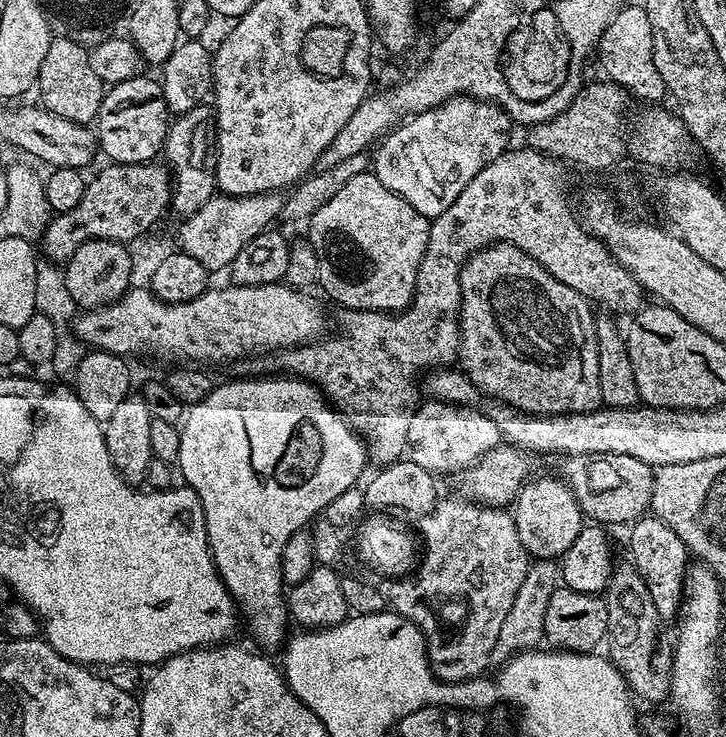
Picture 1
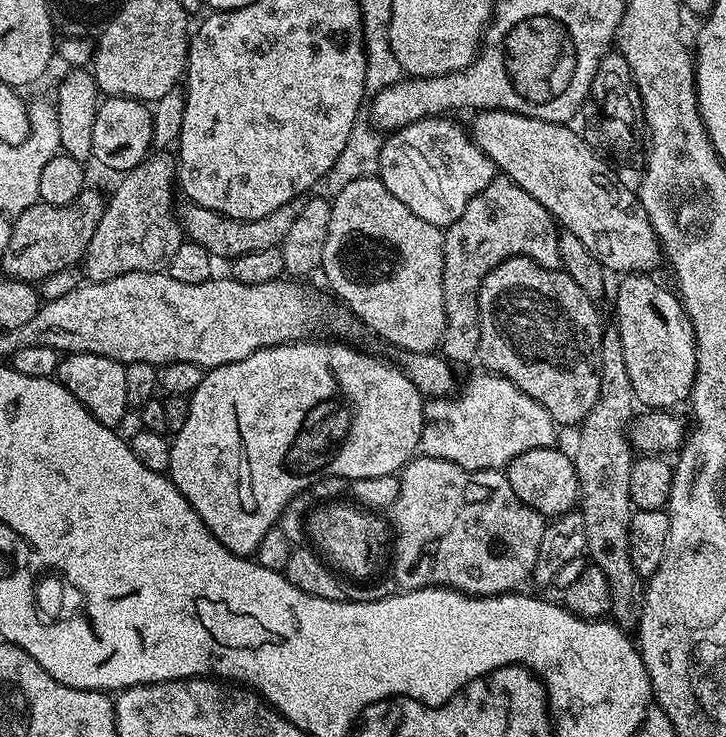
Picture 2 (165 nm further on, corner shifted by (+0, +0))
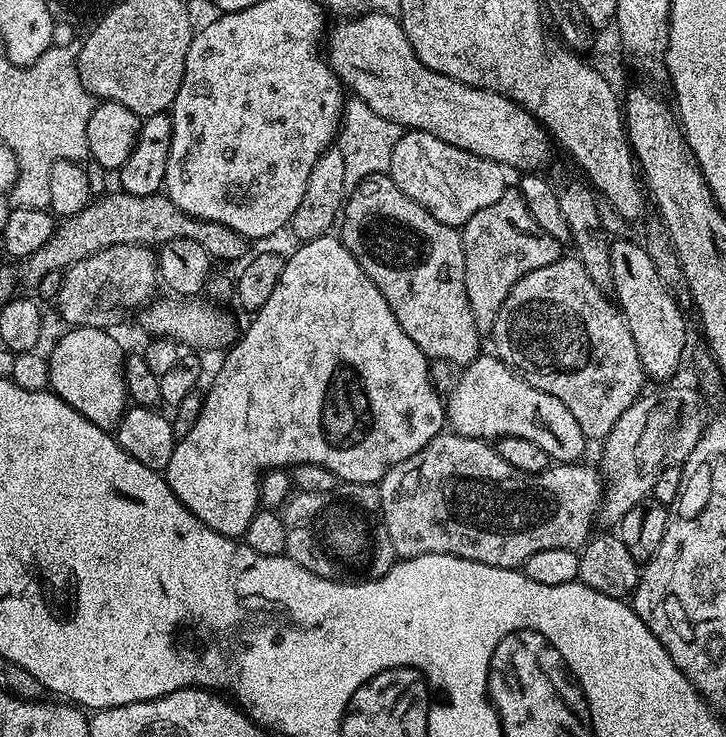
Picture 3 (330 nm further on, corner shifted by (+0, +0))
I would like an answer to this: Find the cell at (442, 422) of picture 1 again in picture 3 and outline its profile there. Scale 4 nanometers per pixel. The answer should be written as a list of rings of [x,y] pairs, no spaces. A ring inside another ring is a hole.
[[[481,354],[474,362],[463,365],[460,377],[456,380],[456,385],[452,388],[452,393],[446,396],[446,424],[451,431],[485,442],[495,442],[504,436],[514,438],[526,438],[526,442],[534,442],[534,446],[542,446],[542,450],[547,456],[556,462],[576,462],[581,459],[586,445],[586,437],[582,434],[582,426],[578,426],[578,421],[558,398],[530,386],[521,376],[506,367],[501,362],[499,356],[495,354]]]

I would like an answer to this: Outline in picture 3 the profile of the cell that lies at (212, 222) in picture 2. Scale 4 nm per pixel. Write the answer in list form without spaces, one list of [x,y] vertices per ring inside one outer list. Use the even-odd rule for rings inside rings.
[[[123,190],[115,191],[109,191],[107,194],[93,199],[92,203],[85,206],[82,210],[78,210],[78,214],[63,217],[57,223],[55,231],[52,232],[52,237],[46,242],[46,246],[34,250],[34,254],[23,257],[19,261],[19,283],[21,280],[26,287],[32,288],[32,290],[39,289],[42,278],[46,278],[46,274],[63,273],[70,265],[78,263],[82,258],[90,258],[90,254],[98,254],[98,250],[109,248],[110,246],[118,246],[119,244],[159,246],[166,242],[174,242],[174,238],[191,238],[193,242],[198,242],[198,246],[202,246],[202,250],[206,250],[206,254],[210,254],[213,261],[216,262],[220,262],[220,260],[236,260],[244,252],[245,237],[238,235],[234,230],[230,230],[226,226],[215,224],[209,220],[199,220],[182,210],[178,210],[178,206],[174,206],[174,202],[170,202],[168,196],[163,194],[139,196]]]

